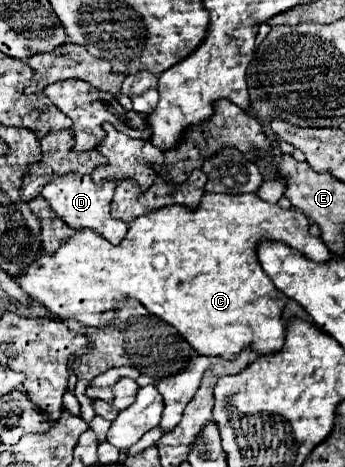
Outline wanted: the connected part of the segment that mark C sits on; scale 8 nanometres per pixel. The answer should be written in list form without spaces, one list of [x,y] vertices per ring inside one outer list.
[[[206,194],[194,212],[188,212],[182,206],[170,206],[140,216],[130,224],[120,246],[112,246],[92,230],[80,230],[64,242],[56,254],[40,250],[40,258],[20,274],[16,282],[28,296],[46,306],[60,320],[72,318],[82,324],[102,328],[112,322],[114,316],[110,314],[124,300],[134,298],[154,316],[172,324],[202,356],[236,360],[236,354],[244,348],[250,348],[254,356],[266,356],[284,346],[284,324],[274,320],[280,320],[288,298],[274,288],[272,280],[262,270],[256,254],[258,242],[282,242],[314,262],[328,260],[328,246],[320,238],[312,236],[308,228],[310,222],[300,210],[282,210],[278,204],[268,204],[256,194]]]

